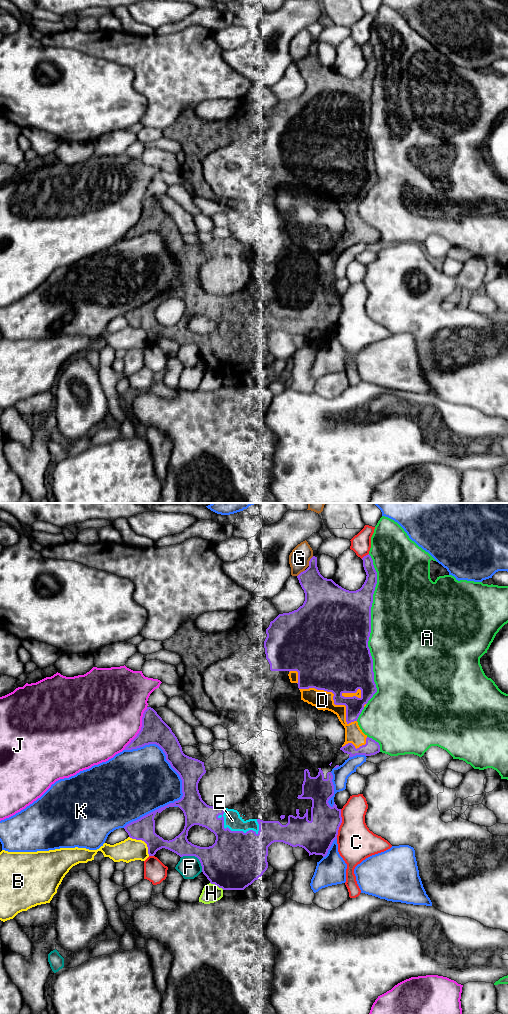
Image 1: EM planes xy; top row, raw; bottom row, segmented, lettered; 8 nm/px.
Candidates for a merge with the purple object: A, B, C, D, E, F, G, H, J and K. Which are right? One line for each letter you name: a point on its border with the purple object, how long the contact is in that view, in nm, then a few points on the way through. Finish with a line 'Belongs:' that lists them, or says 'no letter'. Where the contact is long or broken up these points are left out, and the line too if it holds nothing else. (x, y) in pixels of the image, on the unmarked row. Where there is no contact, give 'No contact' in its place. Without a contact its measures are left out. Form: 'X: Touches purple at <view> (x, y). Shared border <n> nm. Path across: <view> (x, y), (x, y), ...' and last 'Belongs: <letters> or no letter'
D: Touches purple at xy (333, 187). Shared border 550 nm
E: Touches purple at xy (234, 319). Shared border 360 nm
Belongs: D, E

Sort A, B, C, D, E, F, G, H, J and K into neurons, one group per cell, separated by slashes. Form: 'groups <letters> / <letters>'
groups A / B / C / D E / F / G / H / J / K

